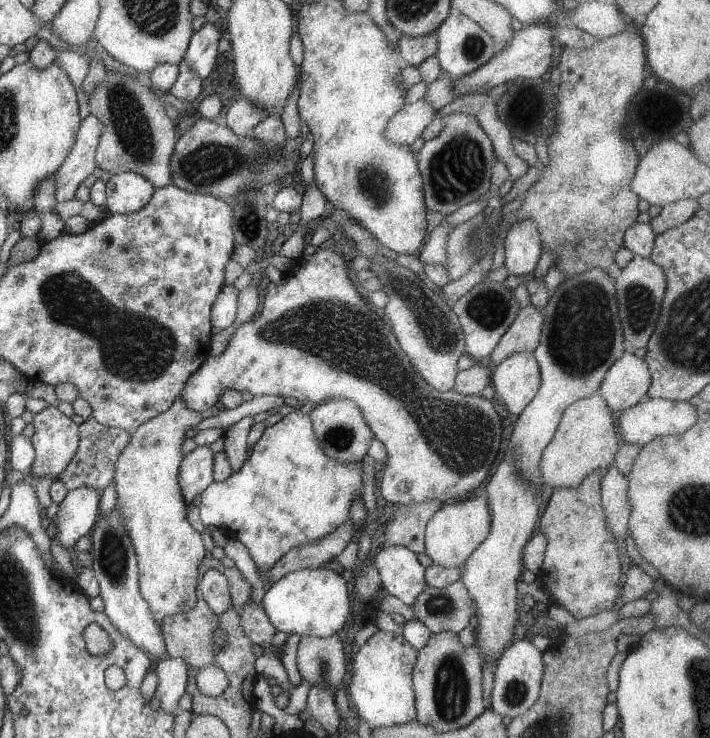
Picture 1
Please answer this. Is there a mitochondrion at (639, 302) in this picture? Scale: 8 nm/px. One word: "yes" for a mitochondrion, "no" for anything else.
yes

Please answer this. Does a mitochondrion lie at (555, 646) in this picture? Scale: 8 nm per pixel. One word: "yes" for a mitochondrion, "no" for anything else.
no

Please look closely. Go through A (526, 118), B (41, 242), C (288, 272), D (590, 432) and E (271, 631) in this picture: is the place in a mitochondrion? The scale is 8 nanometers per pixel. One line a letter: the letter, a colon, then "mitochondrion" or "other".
A: other
B: other
C: other
D: other
E: other

